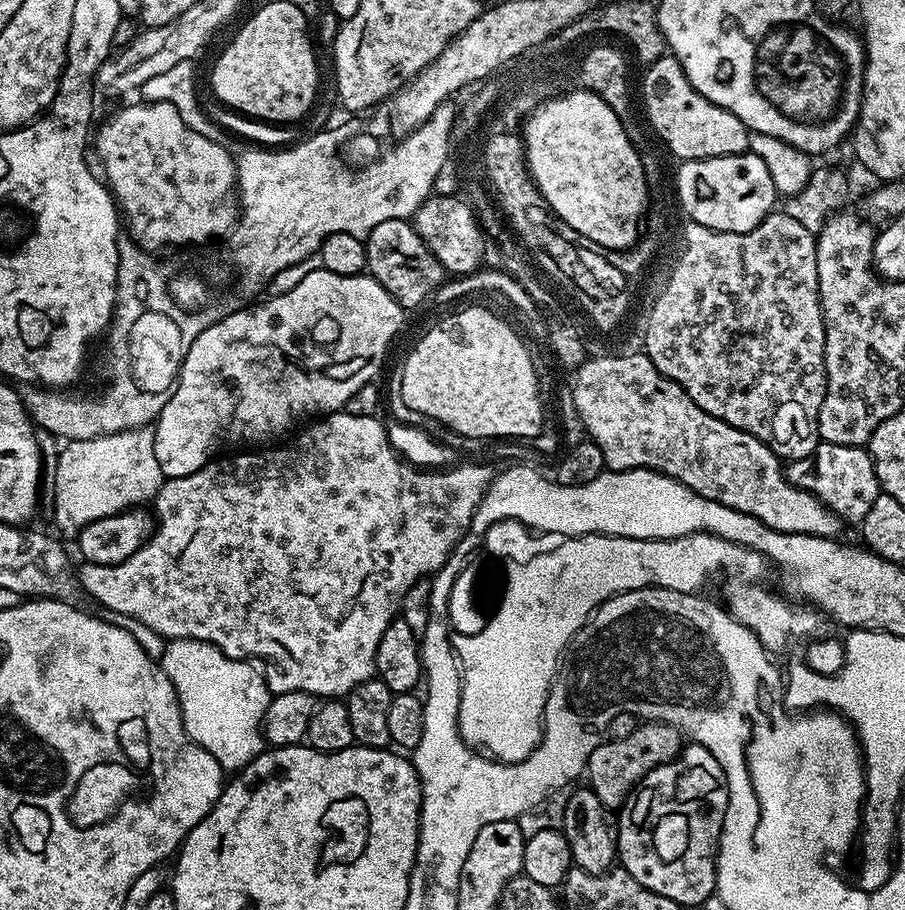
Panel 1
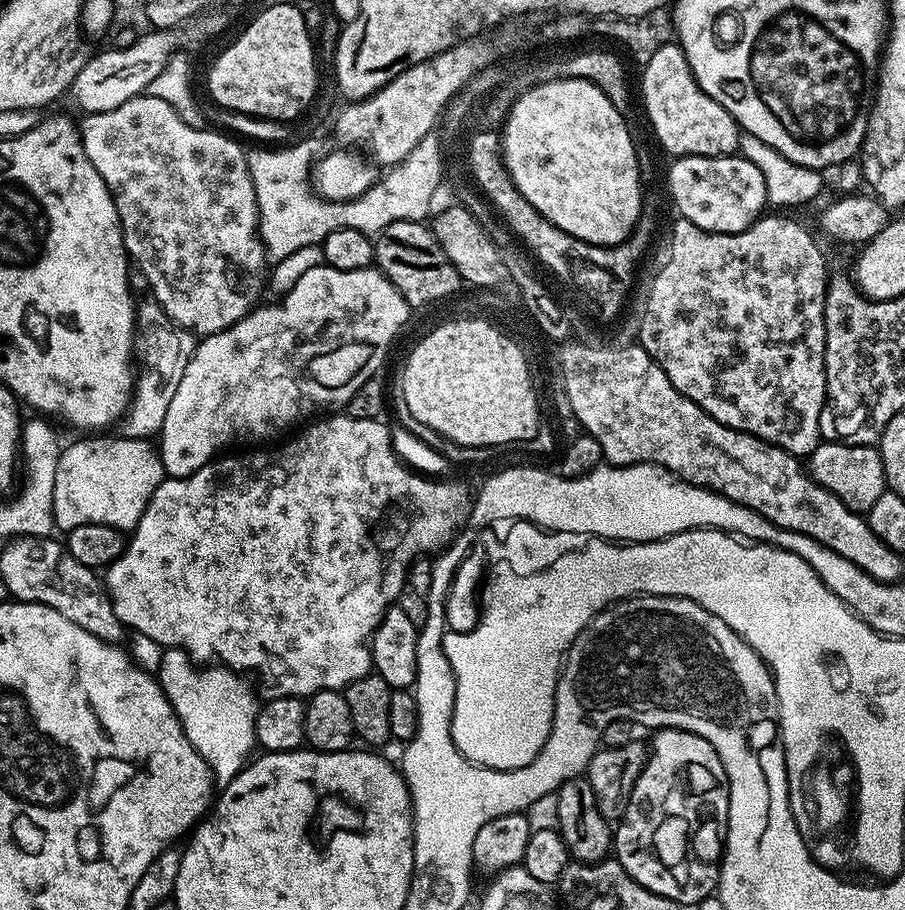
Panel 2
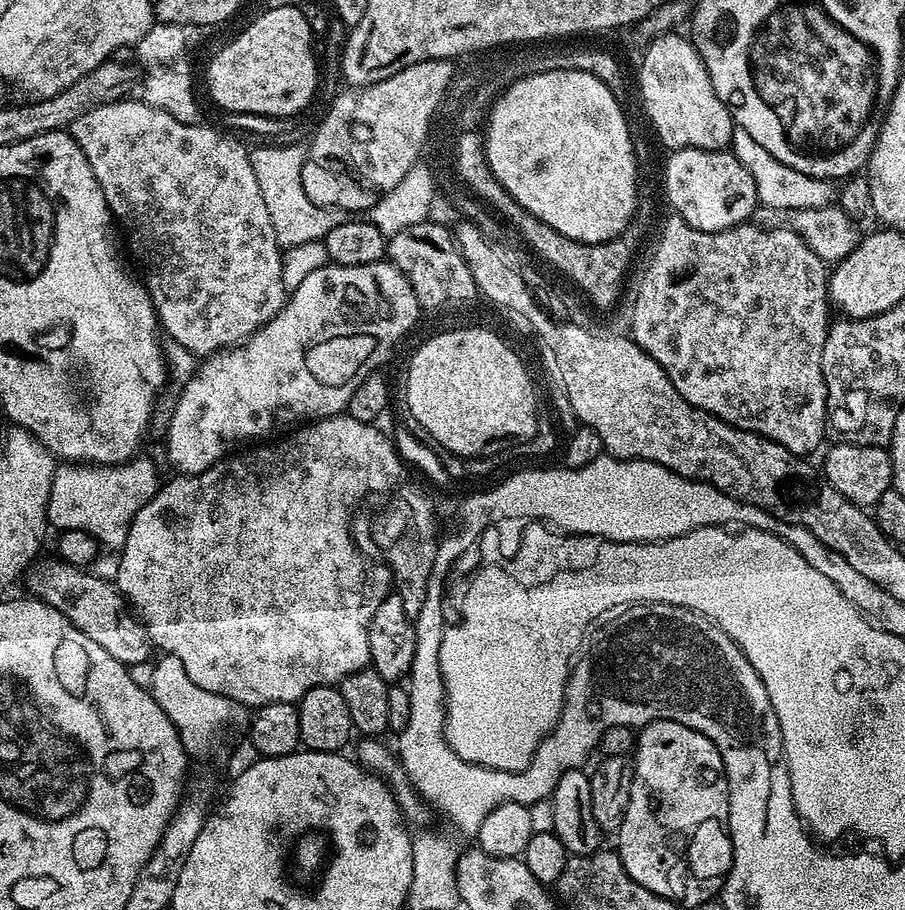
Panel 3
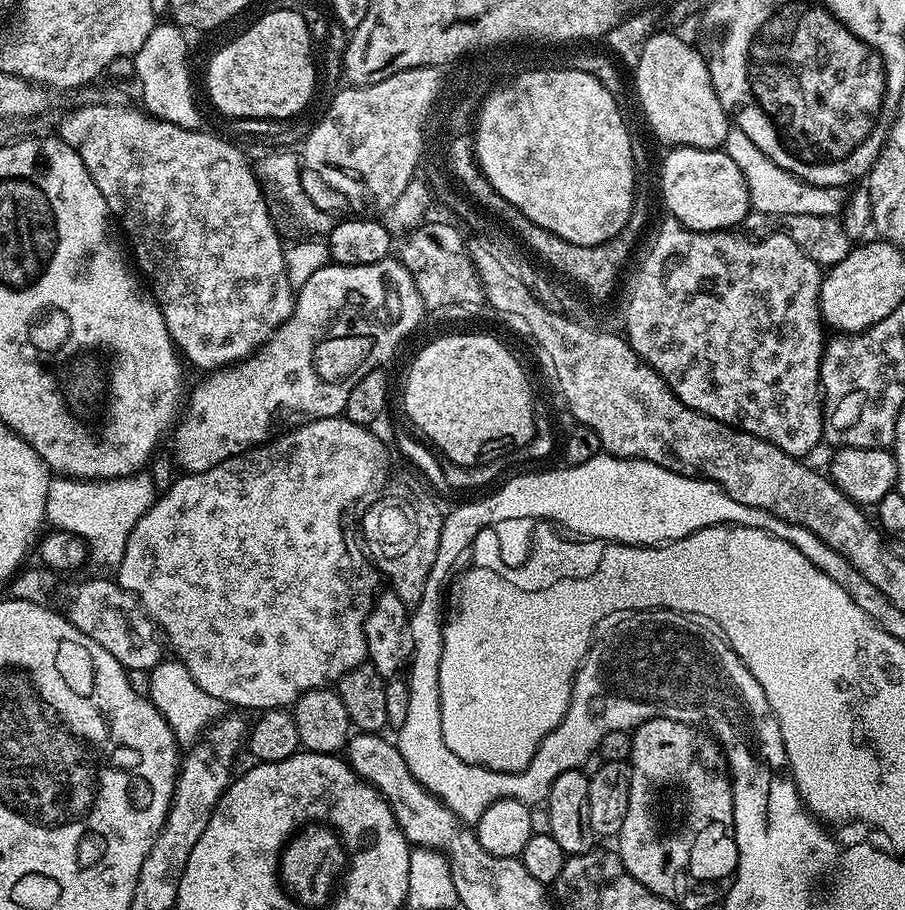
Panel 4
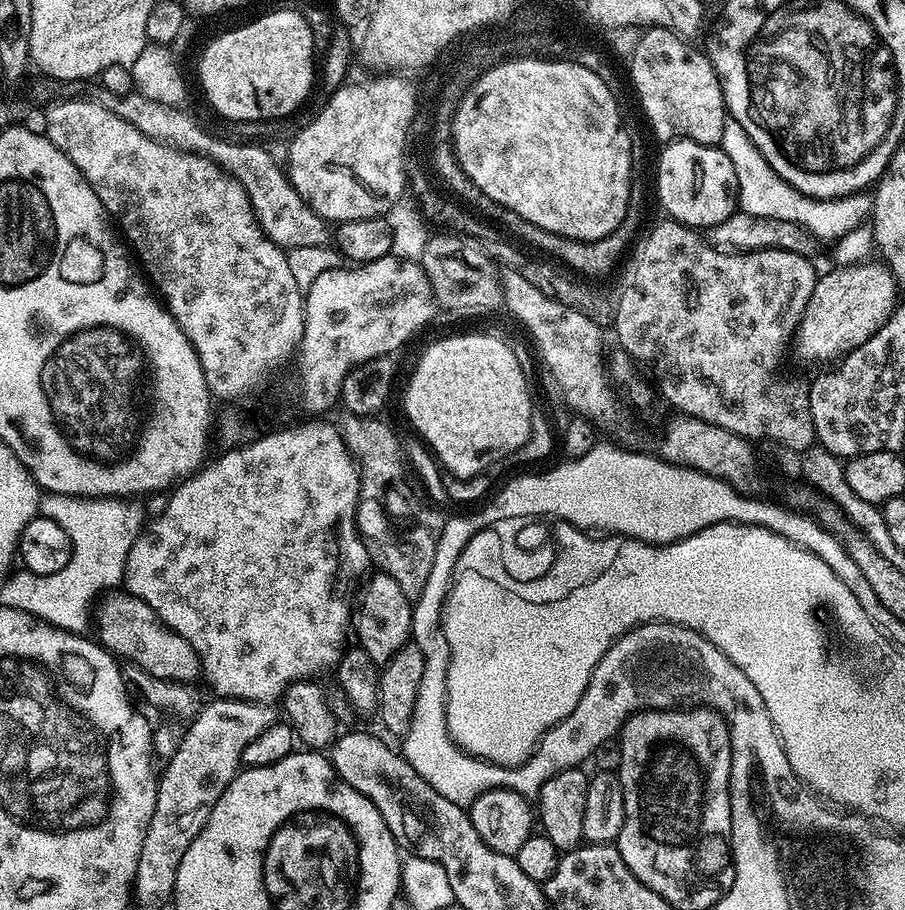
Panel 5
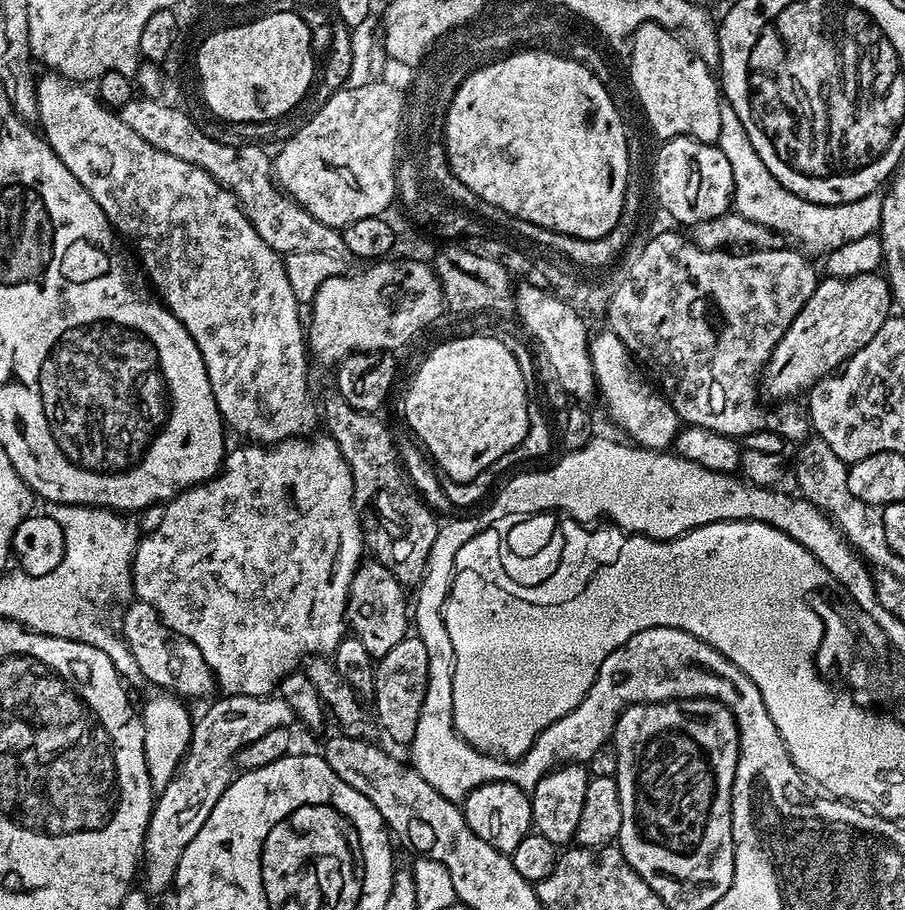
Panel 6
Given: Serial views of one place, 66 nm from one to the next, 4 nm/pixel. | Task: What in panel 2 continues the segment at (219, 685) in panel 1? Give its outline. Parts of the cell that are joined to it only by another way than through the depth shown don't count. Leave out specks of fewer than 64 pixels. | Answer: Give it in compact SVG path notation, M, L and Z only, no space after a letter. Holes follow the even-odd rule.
M168 650L163 654L158 679L161 685L170 689L172 706L186 738L210 766L213 781L220 786L228 784L243 770L246 761L253 755L252 748L257 747L258 699L248 689L243 675L223 666L197 666L188 653L179 650Z

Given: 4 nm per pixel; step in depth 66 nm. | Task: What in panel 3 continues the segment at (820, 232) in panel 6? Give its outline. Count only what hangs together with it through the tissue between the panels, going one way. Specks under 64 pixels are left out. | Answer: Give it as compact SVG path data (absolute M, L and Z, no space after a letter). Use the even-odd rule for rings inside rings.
M733 127L730 151L738 158L738 162L742 162L742 166L746 166L746 170L750 170L756 187L756 198L761 205L782 207L785 210L806 210L837 203L838 188L833 181L807 176L778 162L778 158L774 158L774 154L770 154L770 150L762 150L762 146L758 146L754 142L754 138L750 138L750 134L746 134L746 130Z

